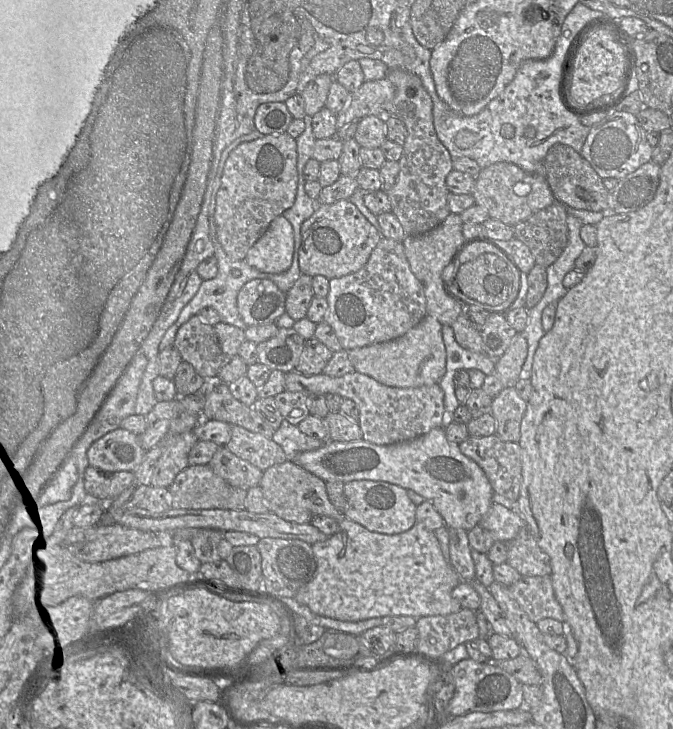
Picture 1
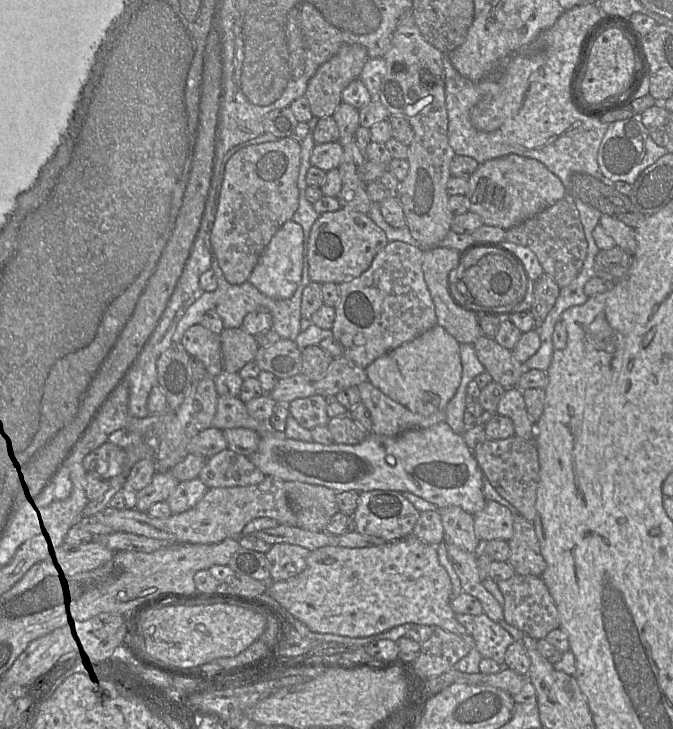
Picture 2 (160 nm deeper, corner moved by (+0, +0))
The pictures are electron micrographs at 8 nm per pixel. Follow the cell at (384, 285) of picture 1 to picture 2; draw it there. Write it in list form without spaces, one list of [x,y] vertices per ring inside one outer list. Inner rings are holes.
[[[402,241],[388,242],[359,277],[337,285],[339,301],[331,328],[343,356],[365,369],[387,352],[437,324],[435,306],[422,270],[423,251]]]

